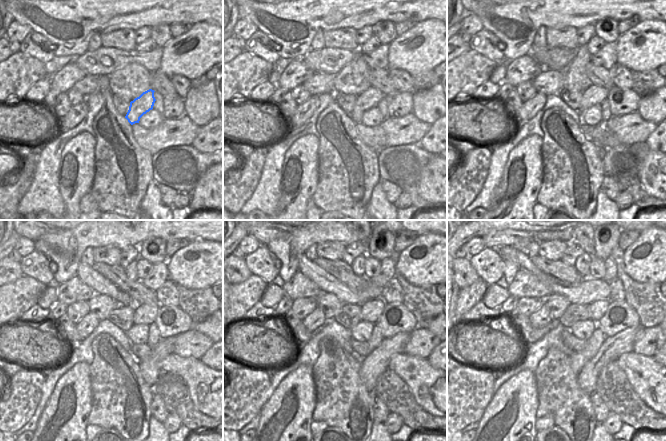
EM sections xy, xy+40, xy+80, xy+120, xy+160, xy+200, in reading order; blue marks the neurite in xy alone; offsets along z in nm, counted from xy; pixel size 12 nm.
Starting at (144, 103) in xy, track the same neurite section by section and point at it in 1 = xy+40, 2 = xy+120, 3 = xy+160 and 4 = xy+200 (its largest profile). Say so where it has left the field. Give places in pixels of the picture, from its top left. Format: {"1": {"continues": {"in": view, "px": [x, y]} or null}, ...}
{"1": {"continues": {"in": "xy+40", "px": [370, 98]}}, "2": {"continues": {"in": "xy+120", "px": [144, 314]}}, "3": {"continues": {"in": "xy+160", "px": [371, 310]}}, "4": {"continues": {"in": "xy+200", "px": [597, 308]}}}

